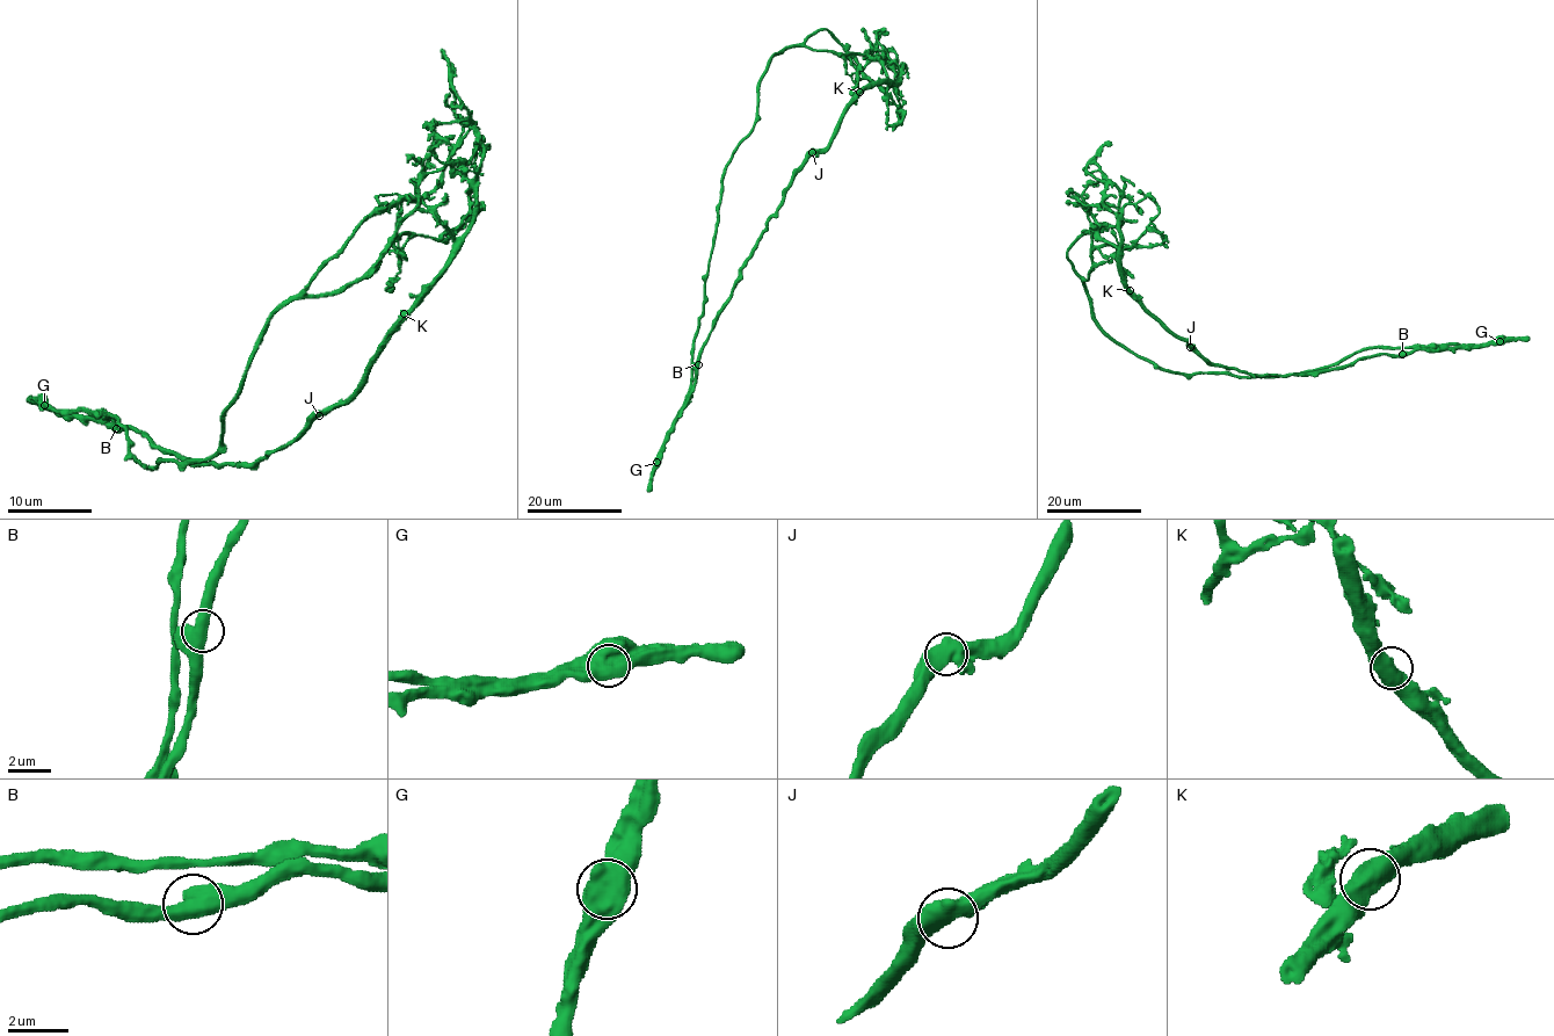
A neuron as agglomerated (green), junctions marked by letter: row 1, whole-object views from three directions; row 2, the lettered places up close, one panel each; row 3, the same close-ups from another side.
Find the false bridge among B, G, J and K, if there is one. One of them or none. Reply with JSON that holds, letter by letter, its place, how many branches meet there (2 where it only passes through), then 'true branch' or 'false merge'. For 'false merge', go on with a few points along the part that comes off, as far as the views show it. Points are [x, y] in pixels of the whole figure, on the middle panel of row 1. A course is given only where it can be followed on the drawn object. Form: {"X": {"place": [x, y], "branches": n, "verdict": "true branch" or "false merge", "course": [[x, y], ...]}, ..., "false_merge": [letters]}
{"B": {"place": [698, 364], "branches": 2, "verdict": "true branch"}, "G": {"place": [656, 462], "branches": 2, "verdict": "false merge", "course": [[658, 462], [690, 384], [725, 165], [769, 62], [826, 29], [874, 82], [898, 75], [892, 49], [886, 64]]}, "J": {"place": [812, 152], "branches": 2, "verdict": "true branch"}, "K": {"place": [859, 92], "branches": 2, "verdict": "true branch"}, "false_merge": ["G"]}

